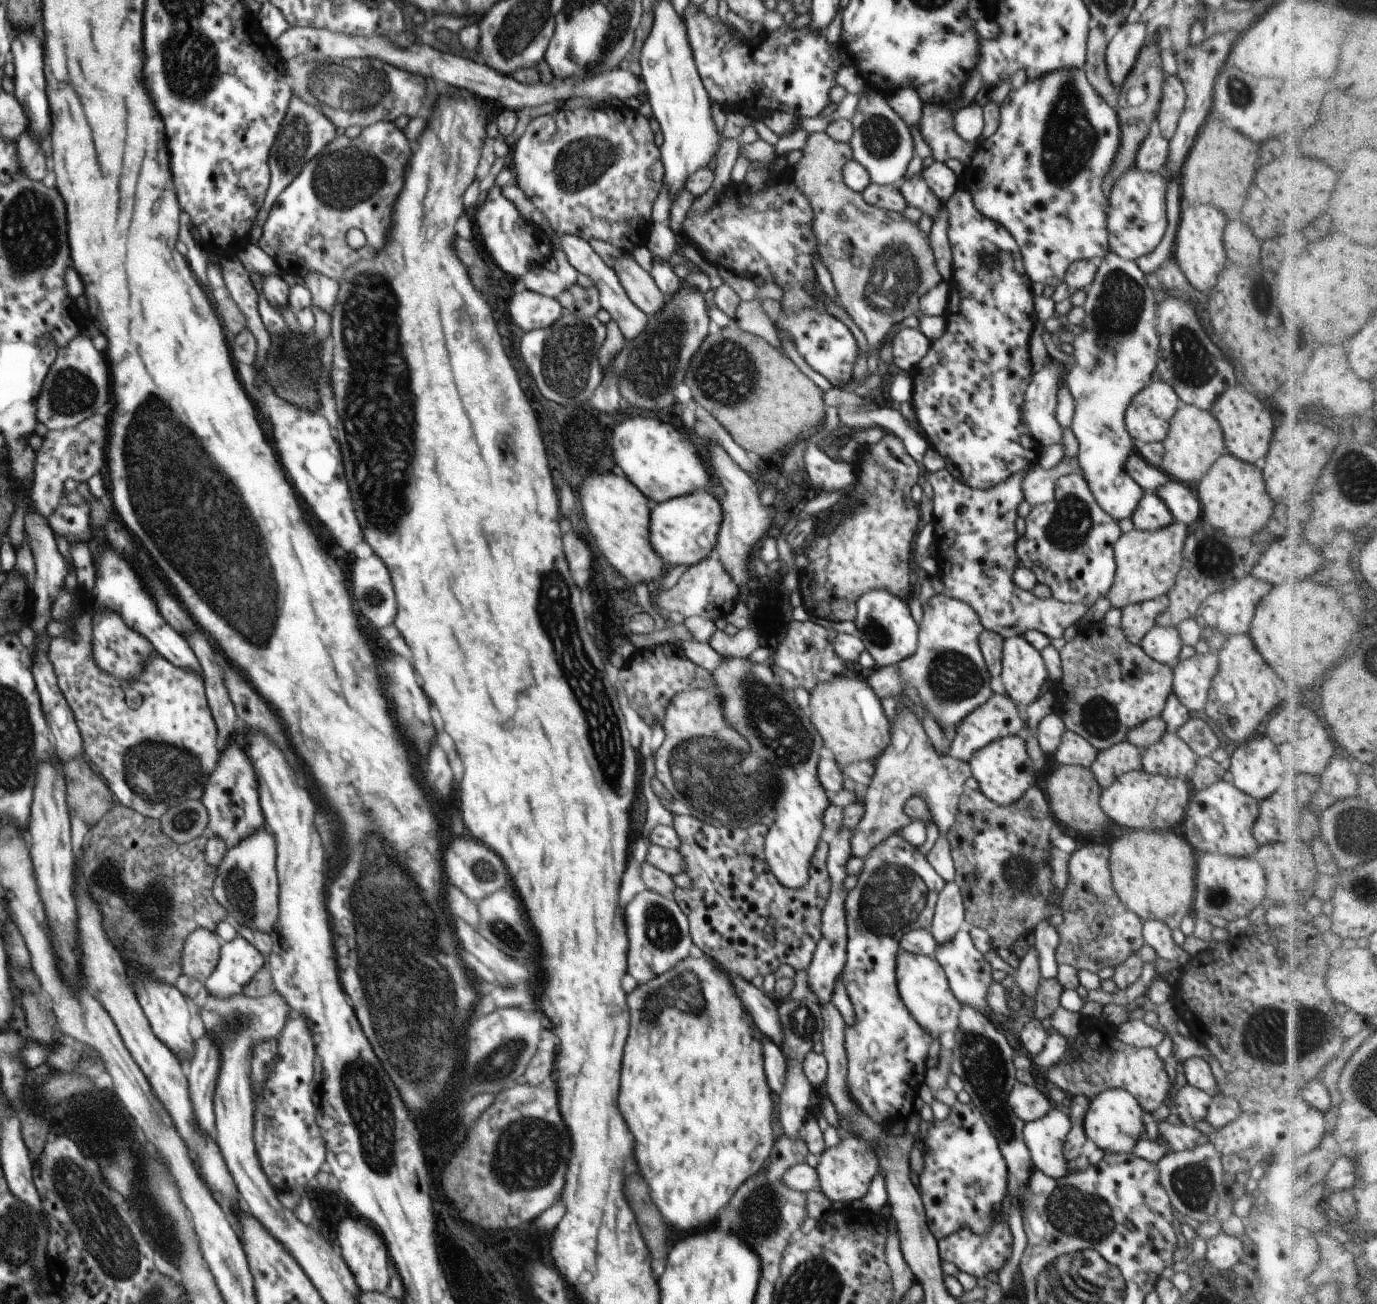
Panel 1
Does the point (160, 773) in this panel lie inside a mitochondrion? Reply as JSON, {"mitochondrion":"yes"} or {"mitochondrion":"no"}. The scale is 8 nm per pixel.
{"mitochondrion":"yes"}

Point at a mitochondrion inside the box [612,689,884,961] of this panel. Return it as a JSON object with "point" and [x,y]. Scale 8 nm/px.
{"point":[712,784]}

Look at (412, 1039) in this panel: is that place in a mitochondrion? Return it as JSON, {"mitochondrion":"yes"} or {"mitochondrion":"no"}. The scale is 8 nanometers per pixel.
{"mitochondrion":"yes"}

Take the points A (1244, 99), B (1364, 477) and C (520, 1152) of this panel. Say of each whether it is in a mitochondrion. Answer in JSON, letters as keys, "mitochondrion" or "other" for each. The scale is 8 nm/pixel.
{"A":"mitochondrion","B":"mitochondrion","C":"mitochondrion"}

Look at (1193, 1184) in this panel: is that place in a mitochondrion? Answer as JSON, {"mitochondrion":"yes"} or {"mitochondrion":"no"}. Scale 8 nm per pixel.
{"mitochondrion":"yes"}

